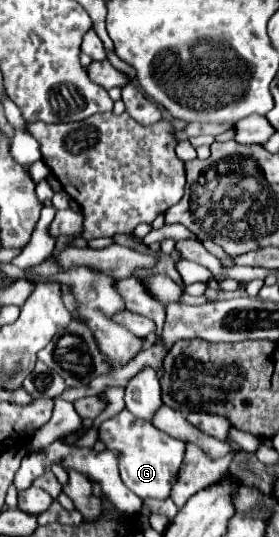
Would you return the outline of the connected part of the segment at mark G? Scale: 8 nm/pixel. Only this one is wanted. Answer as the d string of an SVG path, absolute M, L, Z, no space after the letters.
M122 409L112 419L104 421L98 429L98 437L104 441L104 445L108 449L122 453L120 477L130 491L134 491L142 499L144 497L156 497L156 499L168 497L172 483L176 481L176 473L180 469L184 453L186 453L184 441L172 439L170 435L154 429L154 425L150 421L142 421L126 409Z

